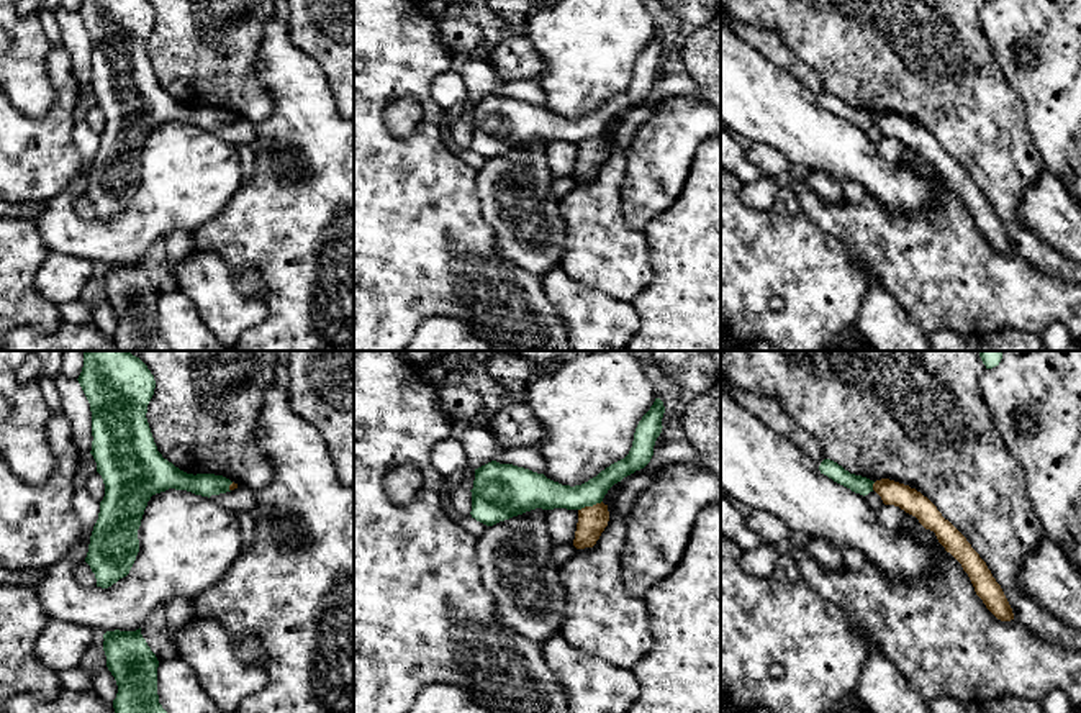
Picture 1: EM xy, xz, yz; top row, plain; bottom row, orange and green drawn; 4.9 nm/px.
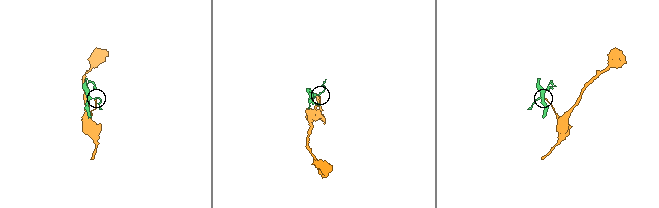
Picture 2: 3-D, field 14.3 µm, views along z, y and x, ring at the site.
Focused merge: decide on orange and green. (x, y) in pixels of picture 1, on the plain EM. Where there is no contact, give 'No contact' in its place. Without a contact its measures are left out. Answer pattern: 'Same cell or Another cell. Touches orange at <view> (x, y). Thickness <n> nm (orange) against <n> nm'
Another cell. Touches orange at xz (590, 140). Thickness 140 nm (orange) against 150 nm

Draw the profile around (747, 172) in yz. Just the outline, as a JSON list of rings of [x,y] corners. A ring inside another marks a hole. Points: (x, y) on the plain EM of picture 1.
[[[721,125],[721,166],[730,172],[734,172],[742,184],[755,182],[763,174],[745,159],[744,149],[735,141],[735,136],[729,133]]]

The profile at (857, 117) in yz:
[[[824,92],[819,98],[819,103],[821,107],[827,108],[834,115],[863,129],[873,125],[873,116],[875,116],[873,113],[862,108],[850,107],[848,103],[845,103],[842,98],[839,98],[830,92]]]

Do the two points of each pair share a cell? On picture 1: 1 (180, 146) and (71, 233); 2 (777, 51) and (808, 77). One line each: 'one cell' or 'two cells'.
1: one cell
2: one cell

